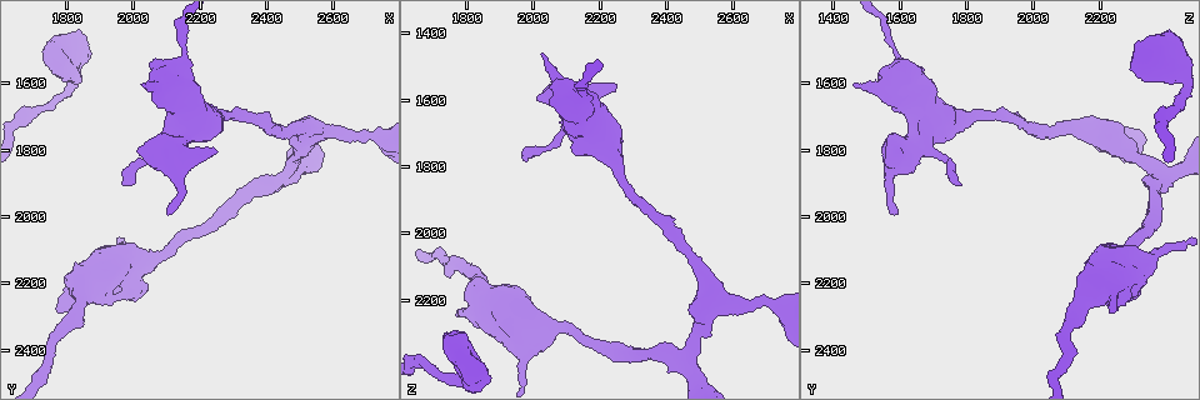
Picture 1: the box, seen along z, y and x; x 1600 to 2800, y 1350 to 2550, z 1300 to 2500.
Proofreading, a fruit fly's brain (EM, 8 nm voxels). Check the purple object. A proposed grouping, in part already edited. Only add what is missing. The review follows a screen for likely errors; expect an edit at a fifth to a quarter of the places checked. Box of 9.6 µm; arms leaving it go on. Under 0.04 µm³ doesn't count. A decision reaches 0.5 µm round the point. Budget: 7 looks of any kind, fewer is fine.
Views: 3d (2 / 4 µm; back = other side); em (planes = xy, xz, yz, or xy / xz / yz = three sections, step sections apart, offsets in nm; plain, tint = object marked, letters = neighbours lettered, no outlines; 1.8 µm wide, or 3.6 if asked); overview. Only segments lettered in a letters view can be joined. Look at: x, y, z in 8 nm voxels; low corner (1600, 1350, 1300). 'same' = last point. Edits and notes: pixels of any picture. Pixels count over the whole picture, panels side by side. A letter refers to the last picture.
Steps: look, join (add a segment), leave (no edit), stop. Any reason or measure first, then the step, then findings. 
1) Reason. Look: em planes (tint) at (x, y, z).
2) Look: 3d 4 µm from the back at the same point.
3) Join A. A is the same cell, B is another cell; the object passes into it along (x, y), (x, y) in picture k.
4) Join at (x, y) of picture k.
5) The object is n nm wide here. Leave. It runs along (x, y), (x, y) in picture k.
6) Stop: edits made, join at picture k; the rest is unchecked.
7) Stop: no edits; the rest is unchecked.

An open end. Look: 3d 4 µm from the back at (2110, 1990, 1600).

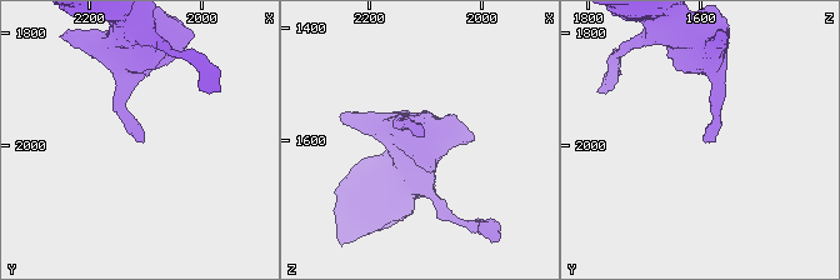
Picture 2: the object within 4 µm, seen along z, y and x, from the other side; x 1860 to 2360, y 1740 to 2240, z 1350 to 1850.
Look: em planes (letters) at (2105, 1995, 1590).

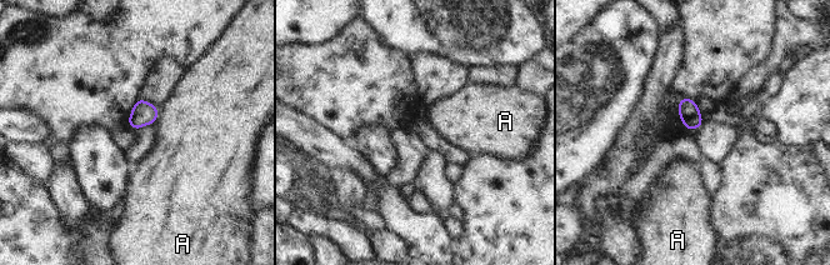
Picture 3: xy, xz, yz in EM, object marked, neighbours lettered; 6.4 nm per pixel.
Leave. A is another cell; none of them fits.

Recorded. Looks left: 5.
Arms part here. Look: 3d 2 µm at (2470, 1860, 2360).

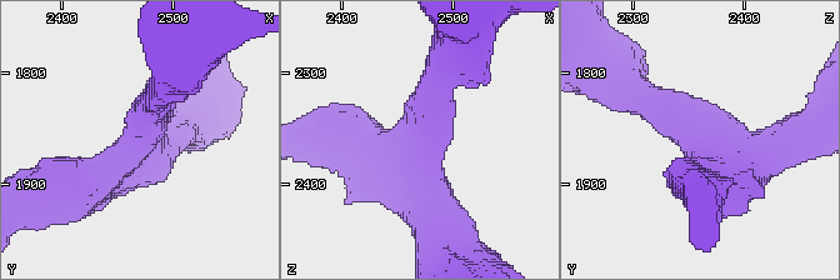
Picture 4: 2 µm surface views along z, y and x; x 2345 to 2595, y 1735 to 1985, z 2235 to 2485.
Need the tissue. Look: em xz step 4 (letters) at (2468, 1864, 2360).

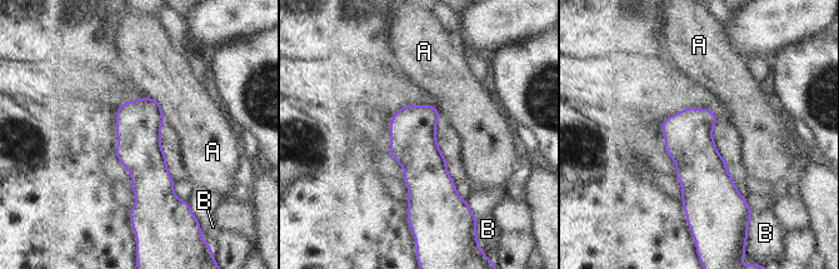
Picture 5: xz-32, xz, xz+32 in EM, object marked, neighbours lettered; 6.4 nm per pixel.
Leave. A and B are other cells; a border runs along (149, 95), (159, 104), (165, 118) in picture 5; no lettered segment goes on from it.

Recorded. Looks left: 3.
Stops while still wide. Look: 3d 4 µm at (1850, 1590, 2400).

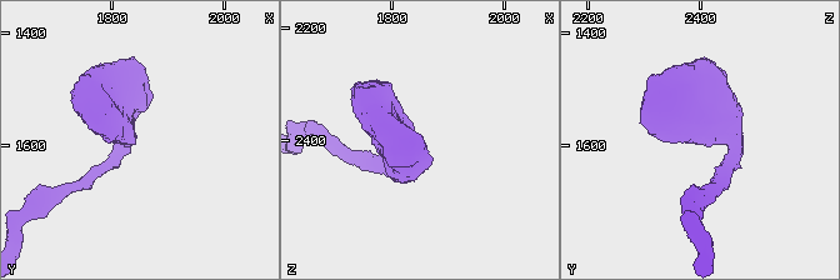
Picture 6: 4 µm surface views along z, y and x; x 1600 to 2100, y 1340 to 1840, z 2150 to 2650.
Need the tissue. Look: em 3.6 µm planes (letters) at (1845, 1590, 2395).

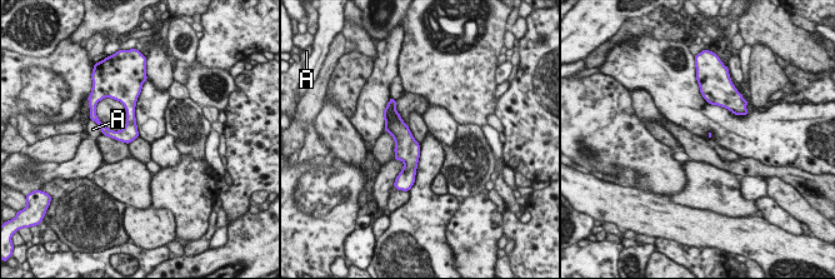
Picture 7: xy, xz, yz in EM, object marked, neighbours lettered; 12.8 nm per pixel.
Leave. A is another cell; a border runs along (99, 126), (103, 133) in picture 7; no lettered segment goes on from it.

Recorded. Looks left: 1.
Stop: no edits; the rest is unchecked.

